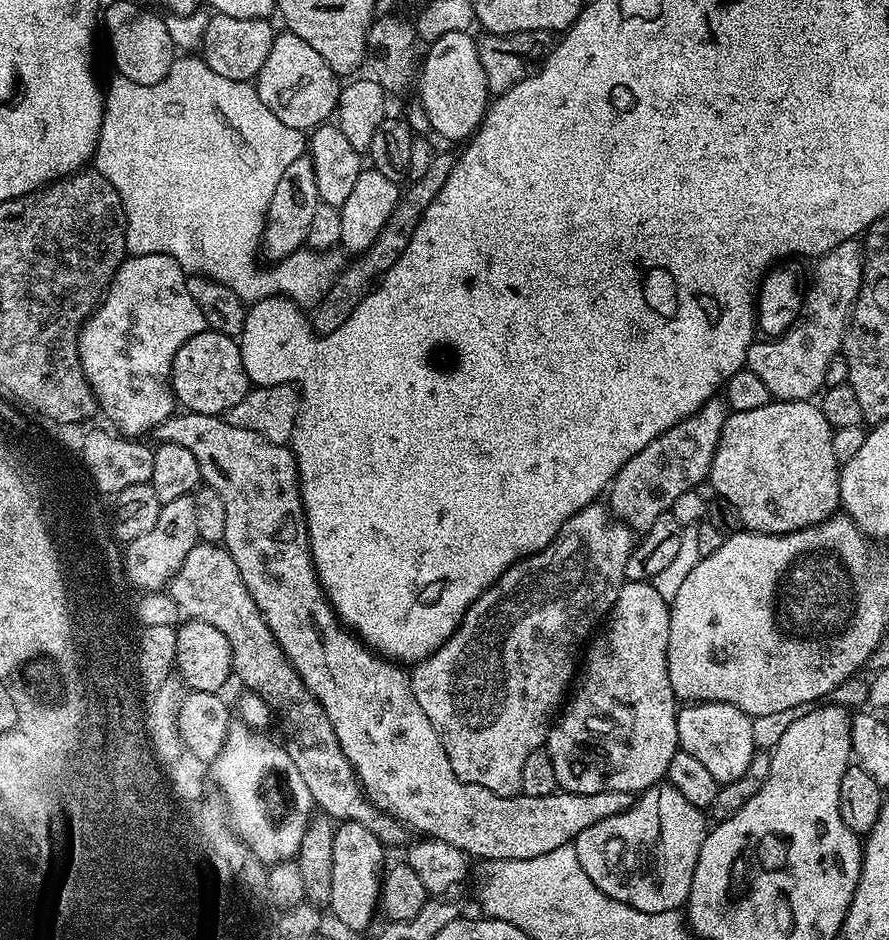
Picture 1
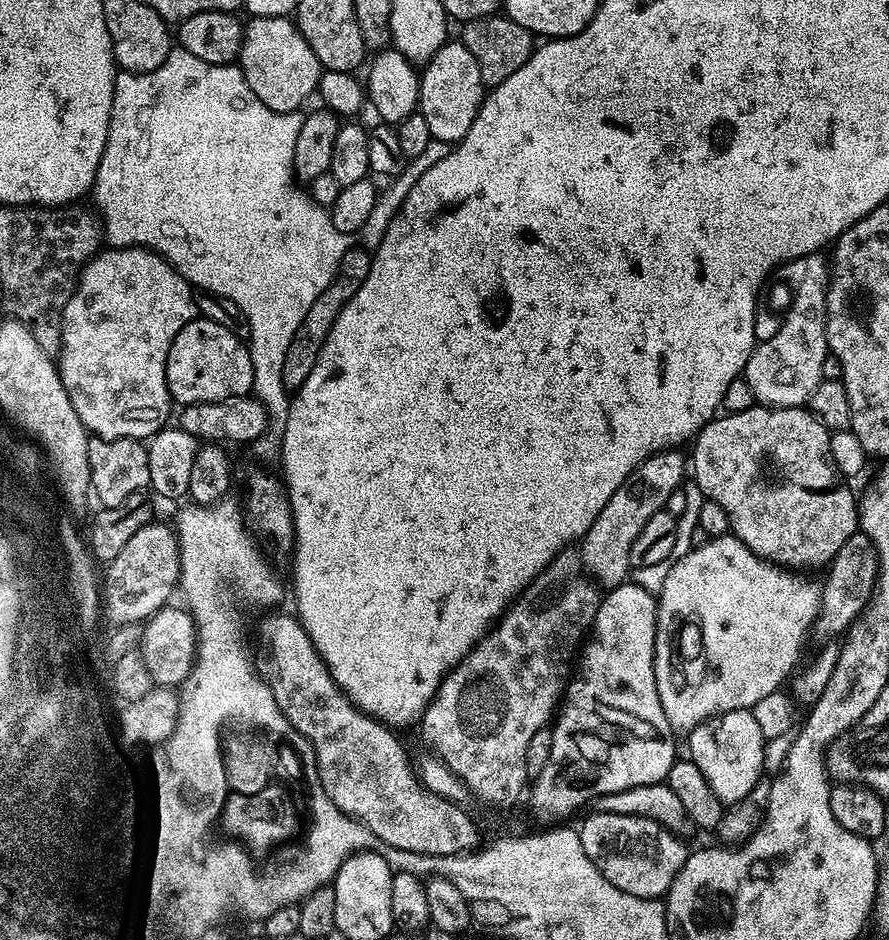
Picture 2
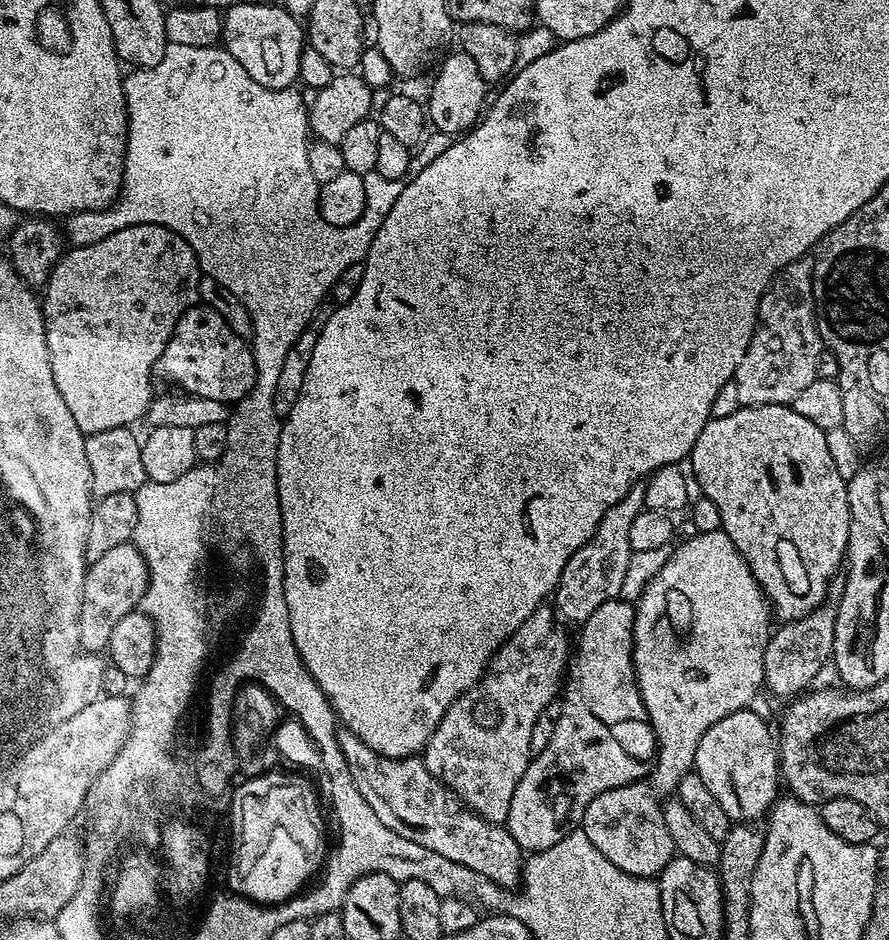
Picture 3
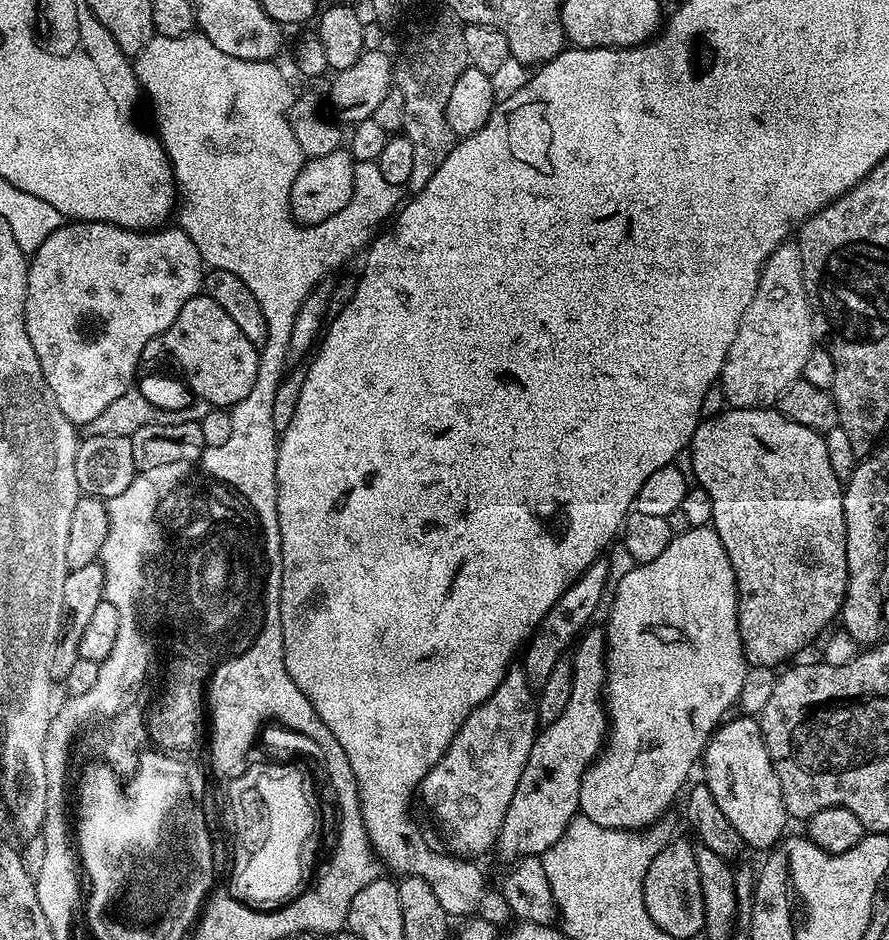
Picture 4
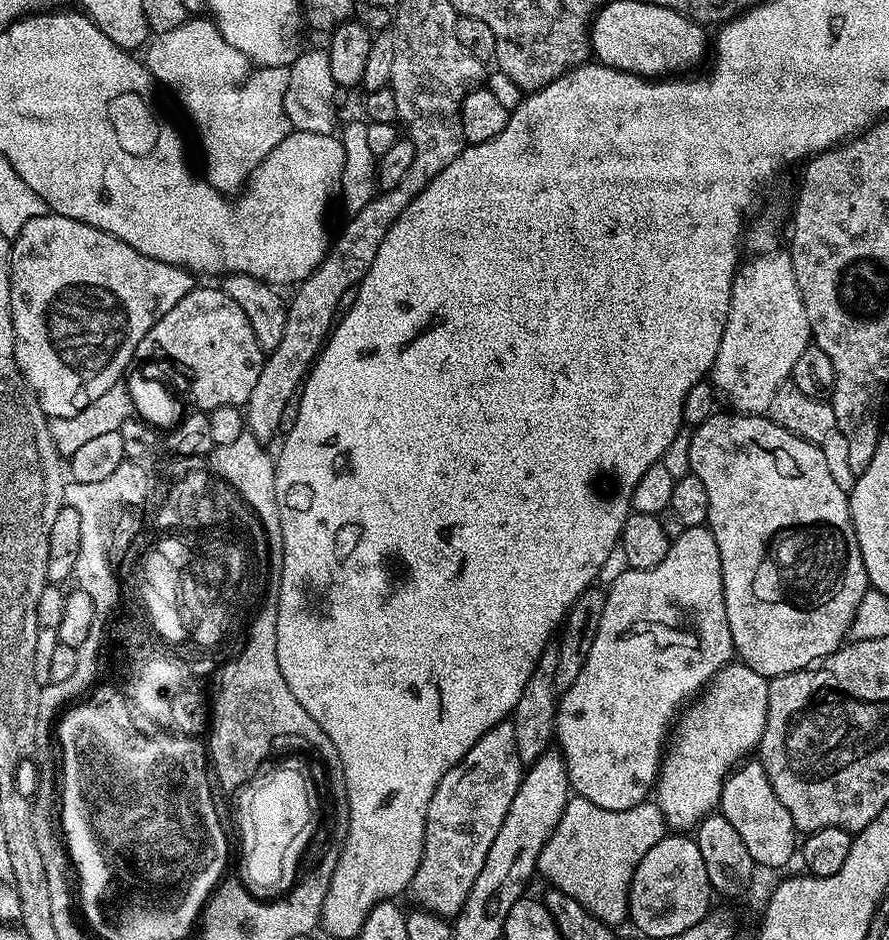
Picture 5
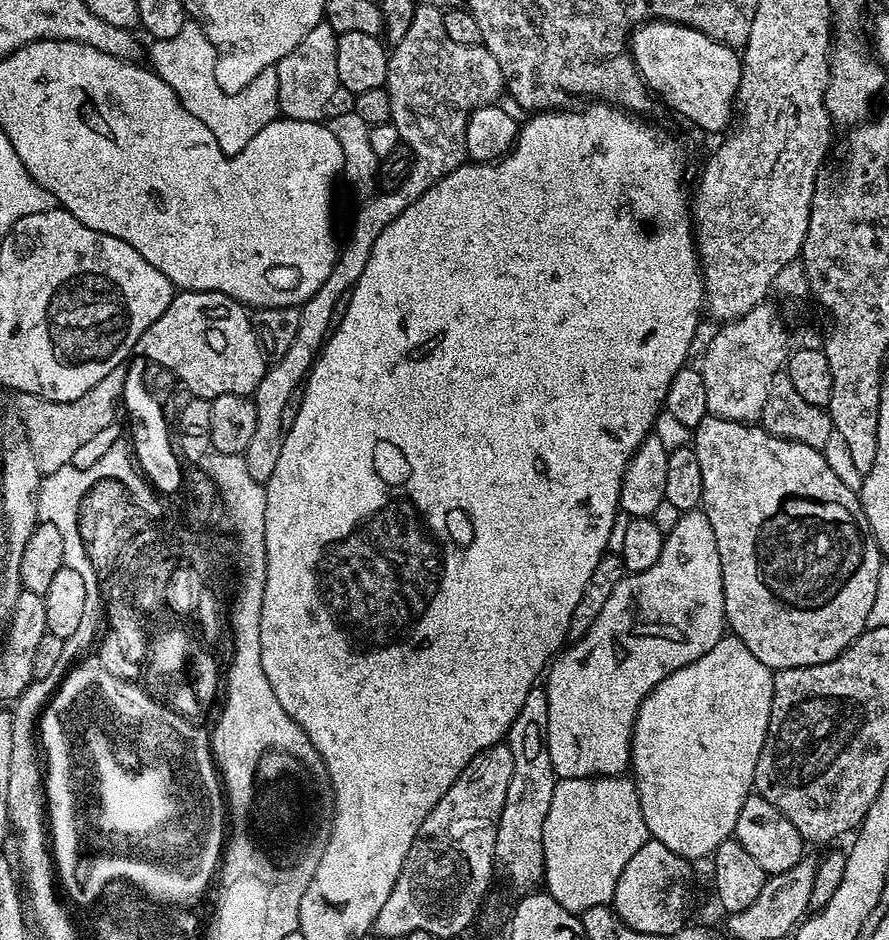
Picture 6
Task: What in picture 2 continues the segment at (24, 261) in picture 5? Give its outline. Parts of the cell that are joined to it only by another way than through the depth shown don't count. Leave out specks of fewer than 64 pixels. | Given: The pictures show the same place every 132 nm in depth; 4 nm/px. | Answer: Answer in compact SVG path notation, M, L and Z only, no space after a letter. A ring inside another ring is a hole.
M150 248L101 250L84 265L62 314L58 367L74 414L93 437L102 440L151 438L169 423L174 401L168 393L166 358L178 330L197 319L194 289L170 261Z

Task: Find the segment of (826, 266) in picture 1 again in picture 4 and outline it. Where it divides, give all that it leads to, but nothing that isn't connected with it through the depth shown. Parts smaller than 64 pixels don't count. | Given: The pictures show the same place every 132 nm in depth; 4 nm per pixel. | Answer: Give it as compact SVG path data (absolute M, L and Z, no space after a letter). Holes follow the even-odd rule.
M785 242L777 246L774 254L770 254L764 269L760 271L758 290L750 306L746 306L746 314L742 314L738 334L734 334L734 342L726 354L726 362L722 366L718 381L724 389L725 401L734 408L766 408L775 405L786 386L803 377L806 358L810 358L812 347L812 308L808 304L808 291L804 285L802 254L795 243Z

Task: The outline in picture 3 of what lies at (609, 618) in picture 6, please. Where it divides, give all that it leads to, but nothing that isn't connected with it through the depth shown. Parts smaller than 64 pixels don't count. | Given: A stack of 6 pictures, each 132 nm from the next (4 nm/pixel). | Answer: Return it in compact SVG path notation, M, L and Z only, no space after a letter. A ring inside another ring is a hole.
M723 530L700 532L698 538L690 538L680 542L680 545L678 544L672 548L672 556L666 562L666 566L662 566L662 570L658 570L658 574L654 574L654 578L648 583L646 590L634 604L636 617L634 618L634 634L632 635L632 661L634 662L640 697L646 706L648 720L656 735L655 761L645 779L635 780L633 784L618 786L614 790L606 790L602 794L598 794L598 798L594 798L594 802L590 802L590 806L586 806L586 814L582 821L582 830L586 834L586 838L590 838L590 842L594 842L594 846L598 846L598 850L602 850L602 854L606 854L606 858L610 858L610 862L614 862L614 866L618 866L618 870L622 870L631 876L659 877L663 868L672 861L673 856L677 855L676 843L670 838L670 830L666 830L663 803L675 793L682 777L693 771L698 754L698 742L702 742L702 734L706 734L706 730L710 730L710 726L714 726L714 722L718 722L735 712L745 711L751 705L748 703L755 698L756 691L761 691L764 688L764 655L766 654L768 638L774 631L774 612L768 603L767 596L760 589L760 583L754 578L750 566L742 558L742 554L734 546L734 542L730 542L730 538Z

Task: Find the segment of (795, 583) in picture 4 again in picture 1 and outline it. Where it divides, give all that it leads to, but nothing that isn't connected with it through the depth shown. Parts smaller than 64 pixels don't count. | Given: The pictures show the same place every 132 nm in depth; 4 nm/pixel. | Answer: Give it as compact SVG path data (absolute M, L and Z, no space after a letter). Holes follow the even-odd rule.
M776 400L758 410L732 412L722 426L716 453L708 471L712 492L738 509L741 525L750 532L786 534L821 524L837 515L840 502L841 461L834 458L833 429L819 407L806 400Z

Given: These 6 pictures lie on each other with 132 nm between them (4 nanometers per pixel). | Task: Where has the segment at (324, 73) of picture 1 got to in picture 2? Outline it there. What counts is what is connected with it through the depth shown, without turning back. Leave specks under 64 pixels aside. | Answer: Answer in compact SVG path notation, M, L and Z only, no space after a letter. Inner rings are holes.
M257 16L247 21L244 42L240 47L238 66L243 70L250 90L270 110L275 112L300 112L308 95L320 87L322 71L310 42L302 38L300 29L289 17L266 18Z

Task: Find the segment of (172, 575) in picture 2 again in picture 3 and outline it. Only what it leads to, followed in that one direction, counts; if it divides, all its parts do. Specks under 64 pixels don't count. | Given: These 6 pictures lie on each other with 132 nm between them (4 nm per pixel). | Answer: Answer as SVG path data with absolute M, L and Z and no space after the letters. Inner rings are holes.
M132 542L114 546L102 558L91 561L84 574L80 592L79 647L88 654L100 654L107 649L114 626L126 614L137 611L140 600L149 590L147 562Z

